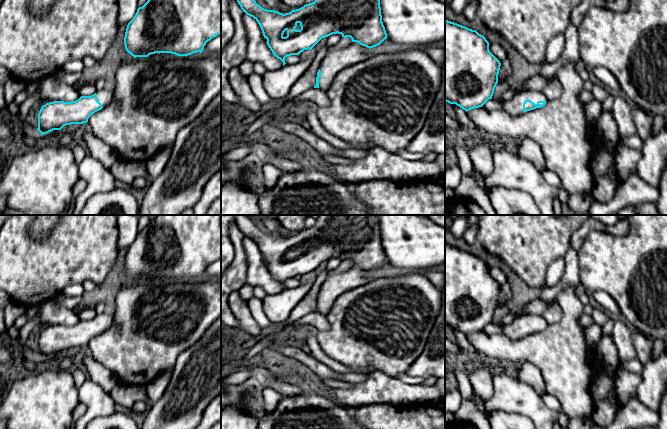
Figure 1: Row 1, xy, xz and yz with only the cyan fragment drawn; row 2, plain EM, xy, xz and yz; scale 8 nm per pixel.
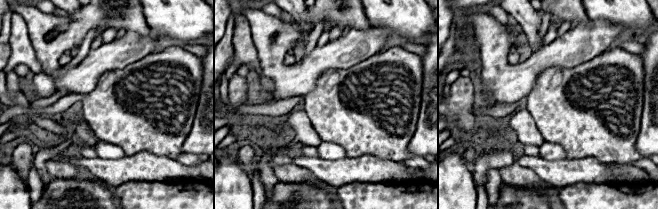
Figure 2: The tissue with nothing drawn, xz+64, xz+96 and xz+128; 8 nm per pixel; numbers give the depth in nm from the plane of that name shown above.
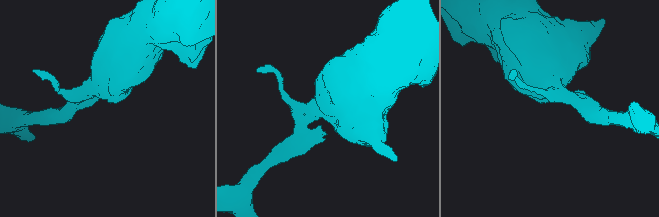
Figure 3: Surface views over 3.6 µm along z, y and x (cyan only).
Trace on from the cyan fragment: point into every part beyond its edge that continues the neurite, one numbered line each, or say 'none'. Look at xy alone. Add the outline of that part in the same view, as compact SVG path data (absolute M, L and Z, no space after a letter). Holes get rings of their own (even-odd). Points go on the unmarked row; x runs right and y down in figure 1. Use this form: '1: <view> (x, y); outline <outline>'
1: xy (105, 320); outline M108 309L104 313L97 314L96 318L97 318L97 324L102 328L103 331L106 331L113 326L114 311Z

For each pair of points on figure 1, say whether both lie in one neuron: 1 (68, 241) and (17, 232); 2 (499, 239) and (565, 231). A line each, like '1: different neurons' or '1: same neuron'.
1: same neuron
2: same neuron

